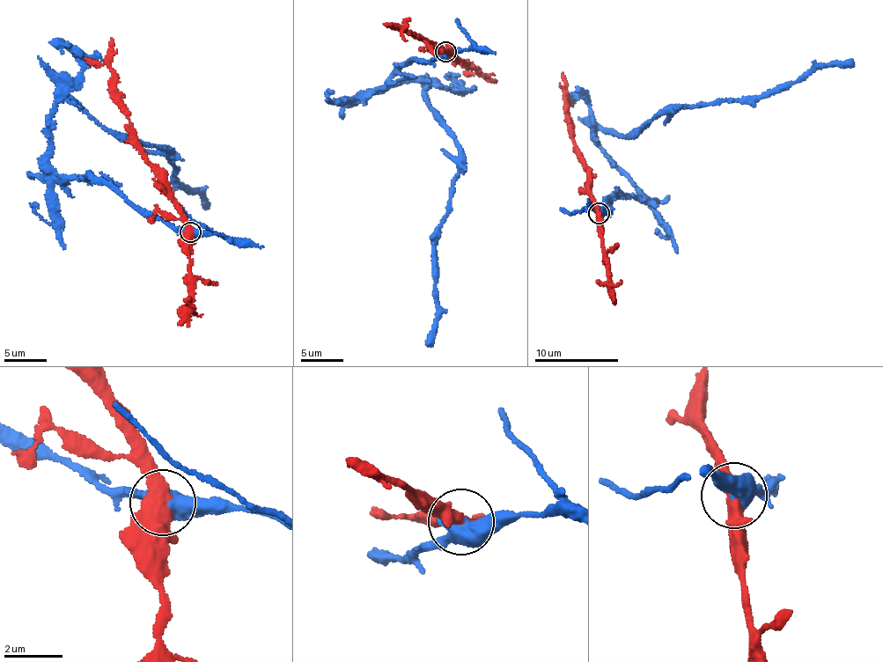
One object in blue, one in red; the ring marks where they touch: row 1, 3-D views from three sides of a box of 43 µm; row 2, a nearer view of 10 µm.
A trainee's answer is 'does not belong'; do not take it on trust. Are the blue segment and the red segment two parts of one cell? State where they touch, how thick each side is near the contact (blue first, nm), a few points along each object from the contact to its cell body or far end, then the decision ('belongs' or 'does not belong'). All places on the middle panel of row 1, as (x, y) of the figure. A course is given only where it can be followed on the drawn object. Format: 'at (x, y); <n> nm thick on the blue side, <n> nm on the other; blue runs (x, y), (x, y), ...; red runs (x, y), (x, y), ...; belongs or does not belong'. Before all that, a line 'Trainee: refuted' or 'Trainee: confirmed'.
Trainee: confirmed
at (445, 51); 440 nm thick on the blue side, 480 nm on the other; blue runs (446, 51), (410, 59), (367, 95), (424, 84), (456, 142), (428, 346); red runs (446, 51), (496, 82); does not belong

